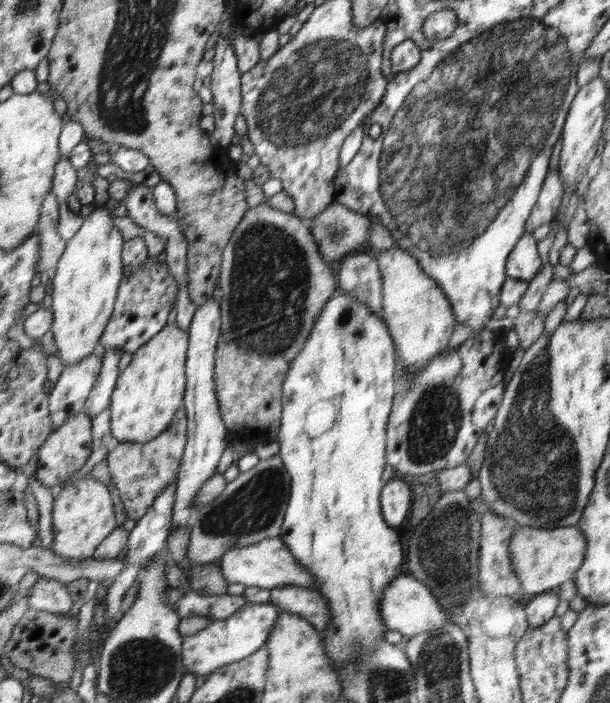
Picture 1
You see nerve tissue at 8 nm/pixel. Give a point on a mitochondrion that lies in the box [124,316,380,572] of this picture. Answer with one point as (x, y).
(254, 506)

